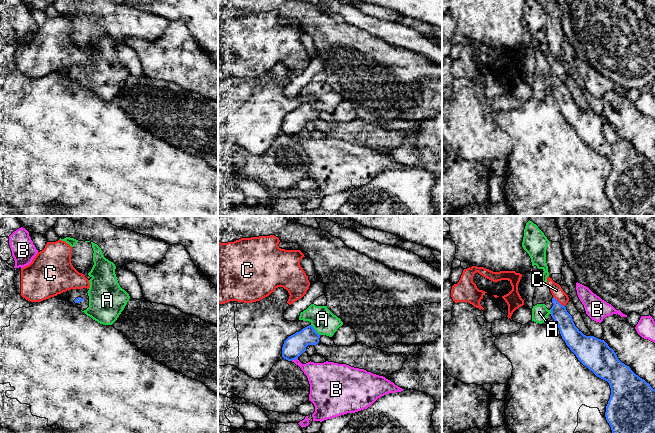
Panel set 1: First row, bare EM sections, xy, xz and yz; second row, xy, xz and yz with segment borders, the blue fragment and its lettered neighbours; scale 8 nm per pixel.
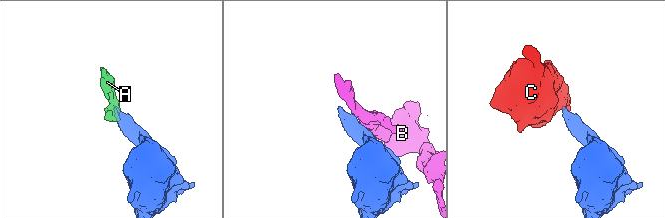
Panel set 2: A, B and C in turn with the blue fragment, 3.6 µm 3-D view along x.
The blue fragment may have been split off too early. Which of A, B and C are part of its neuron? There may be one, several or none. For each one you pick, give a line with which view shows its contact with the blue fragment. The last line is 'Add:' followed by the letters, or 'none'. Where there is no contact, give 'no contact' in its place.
A: xz
Add: A

